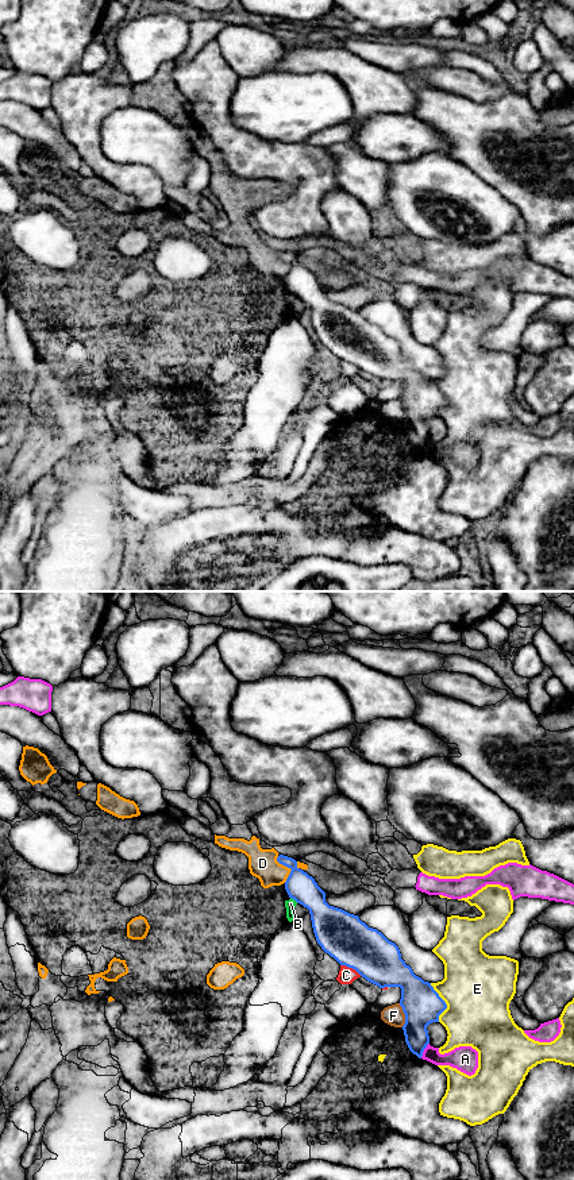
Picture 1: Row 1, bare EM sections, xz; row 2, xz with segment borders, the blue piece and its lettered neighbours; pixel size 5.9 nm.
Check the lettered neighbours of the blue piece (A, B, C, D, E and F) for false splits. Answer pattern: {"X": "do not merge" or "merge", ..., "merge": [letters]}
{"A": "do not merge", "B": "do not merge", "C": "do not merge", "D": "do not merge", "E": "do not merge", "F": "do not merge", "merge": []}

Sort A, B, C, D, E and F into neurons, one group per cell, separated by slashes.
A / B D / C / E / F

